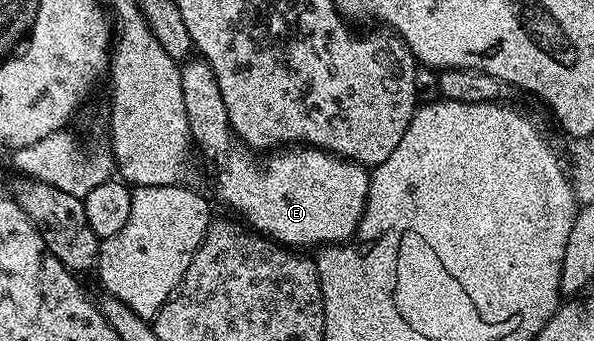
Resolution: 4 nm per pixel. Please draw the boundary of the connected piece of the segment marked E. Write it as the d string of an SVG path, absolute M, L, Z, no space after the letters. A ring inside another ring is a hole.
M205 59L195 60L188 60L180 71L190 140L194 148L199 148L204 159L215 168L215 189L220 199L236 213L234 216L254 232L262 233L264 237L296 251L311 251L316 247L342 245L344 241L350 241L363 218L363 208L367 206L371 186L368 166L358 165L336 153L327 153L324 149L314 147L283 147L266 155L256 155L231 130L225 99L213 67Z

